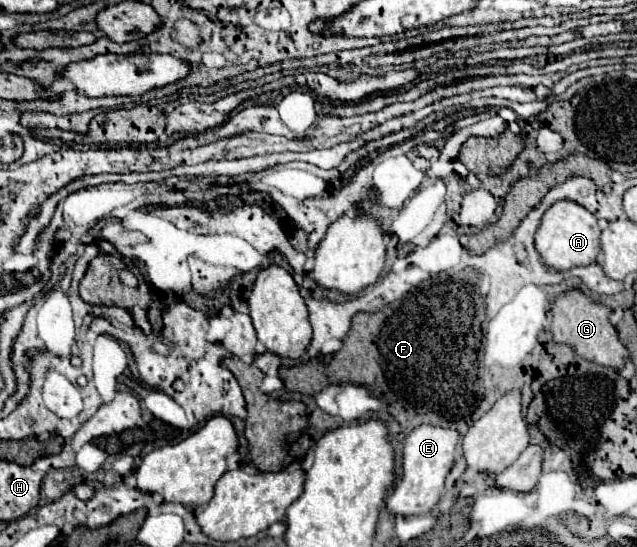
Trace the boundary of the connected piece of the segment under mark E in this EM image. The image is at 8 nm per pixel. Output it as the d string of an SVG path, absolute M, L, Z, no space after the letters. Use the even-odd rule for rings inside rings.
M420 425L404 441L402 449L402 475L396 481L392 493L386 497L386 507L394 515L422 515L428 513L444 491L444 479L454 463L454 453L460 433L456 429L444 429L436 425Z

